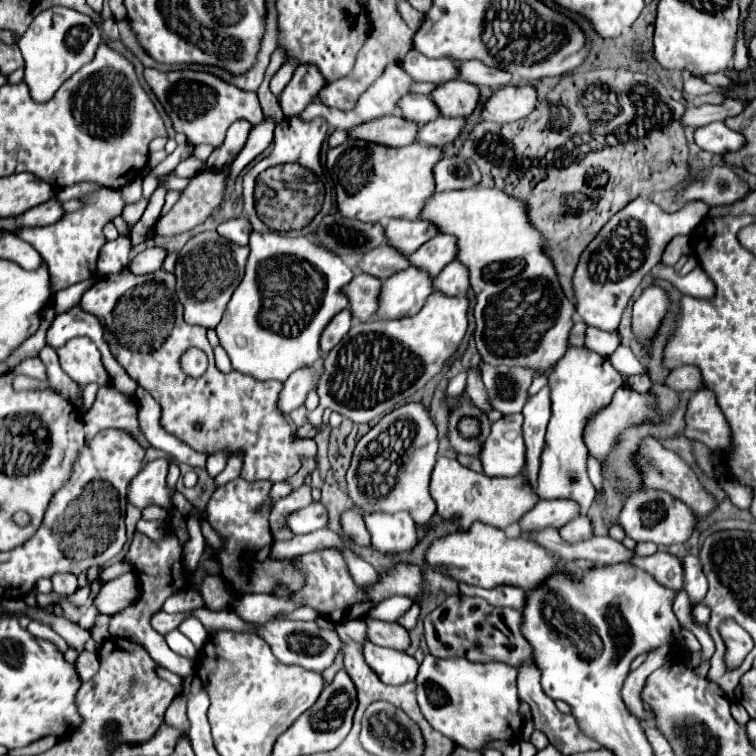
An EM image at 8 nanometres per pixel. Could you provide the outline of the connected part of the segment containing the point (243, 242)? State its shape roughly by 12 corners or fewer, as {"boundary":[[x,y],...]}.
{"boundary":[[232,218],[218,226],[220,236],[248,246],[248,218]]}

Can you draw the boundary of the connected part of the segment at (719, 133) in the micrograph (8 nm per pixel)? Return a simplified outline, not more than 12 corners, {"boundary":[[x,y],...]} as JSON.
{"boundary":[[724,122],[698,128],[694,140],[718,156],[746,146],[740,132]]}

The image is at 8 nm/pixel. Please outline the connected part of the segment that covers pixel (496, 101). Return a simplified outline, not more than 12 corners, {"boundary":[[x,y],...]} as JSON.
{"boundary":[[504,86],[484,106],[484,120],[514,122],[538,104],[534,86]]}

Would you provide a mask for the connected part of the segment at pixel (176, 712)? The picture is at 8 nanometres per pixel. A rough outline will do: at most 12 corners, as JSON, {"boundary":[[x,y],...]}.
{"boundary":[[184,696],[168,706],[164,722],[172,728],[190,728]]}

